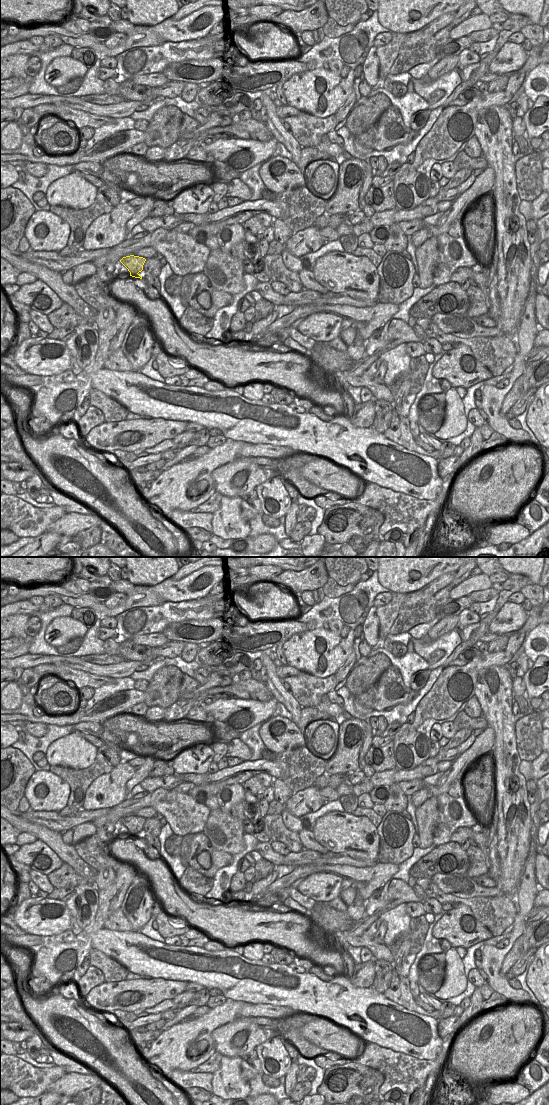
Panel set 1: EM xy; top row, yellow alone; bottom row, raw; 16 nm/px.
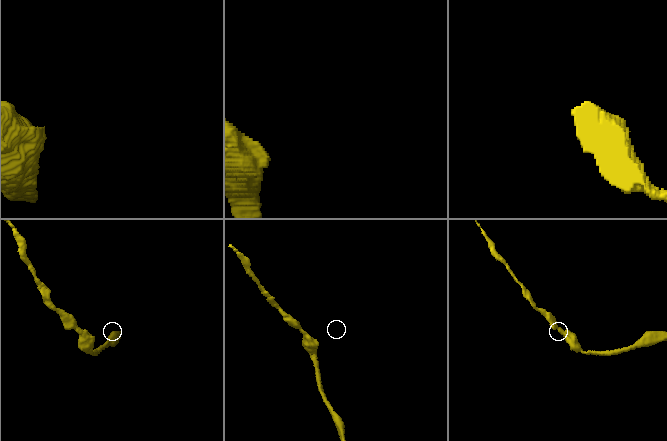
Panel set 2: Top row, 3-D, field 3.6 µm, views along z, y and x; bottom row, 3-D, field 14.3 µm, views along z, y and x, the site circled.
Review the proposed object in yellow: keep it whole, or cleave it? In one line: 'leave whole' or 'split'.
leave whole

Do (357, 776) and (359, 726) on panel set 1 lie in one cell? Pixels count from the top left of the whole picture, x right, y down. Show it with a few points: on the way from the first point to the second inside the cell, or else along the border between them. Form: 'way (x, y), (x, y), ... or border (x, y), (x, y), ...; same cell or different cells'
border (359, 769), (349, 774); different cells

